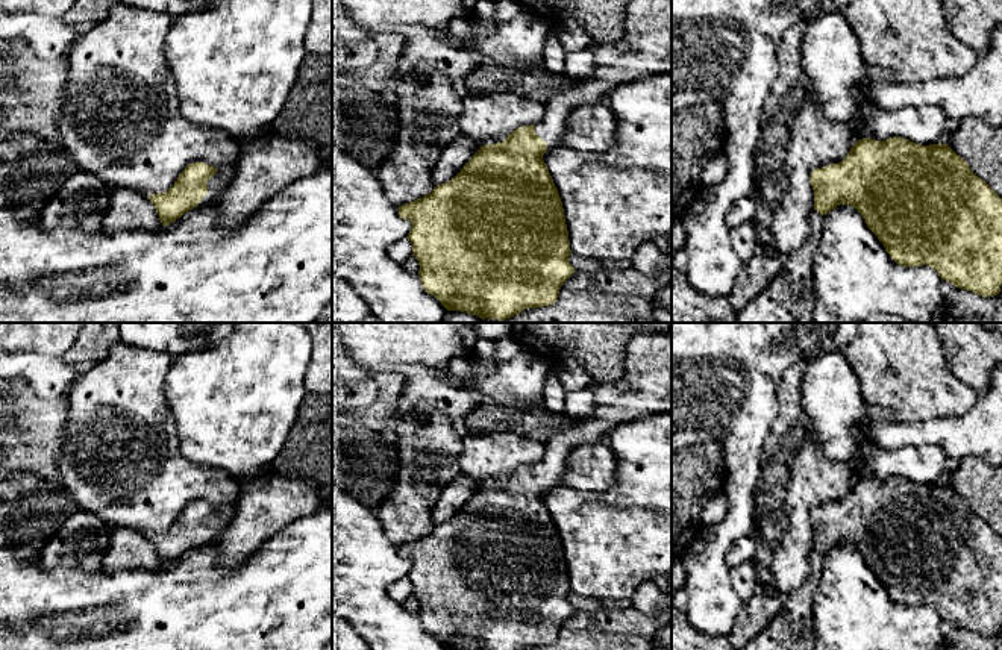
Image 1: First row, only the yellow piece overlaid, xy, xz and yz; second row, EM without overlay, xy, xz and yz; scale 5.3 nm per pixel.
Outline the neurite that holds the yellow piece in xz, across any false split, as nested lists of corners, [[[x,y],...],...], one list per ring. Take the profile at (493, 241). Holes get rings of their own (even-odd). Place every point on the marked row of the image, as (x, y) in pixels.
[[[629,0],[623,38],[611,44],[594,41],[590,52],[594,55],[596,70],[587,77],[570,80],[565,89],[555,94],[538,123],[515,129],[503,142],[482,145],[449,182],[434,186],[423,198],[399,206],[400,218],[412,224],[406,238],[420,265],[423,289],[447,311],[503,321],[528,308],[549,306],[558,300],[562,283],[576,270],[568,262],[571,250],[562,202],[543,155],[562,145],[567,120],[581,105],[599,103],[602,95],[622,83],[672,73],[672,0]]]

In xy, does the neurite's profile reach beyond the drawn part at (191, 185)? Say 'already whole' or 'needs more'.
needs more

